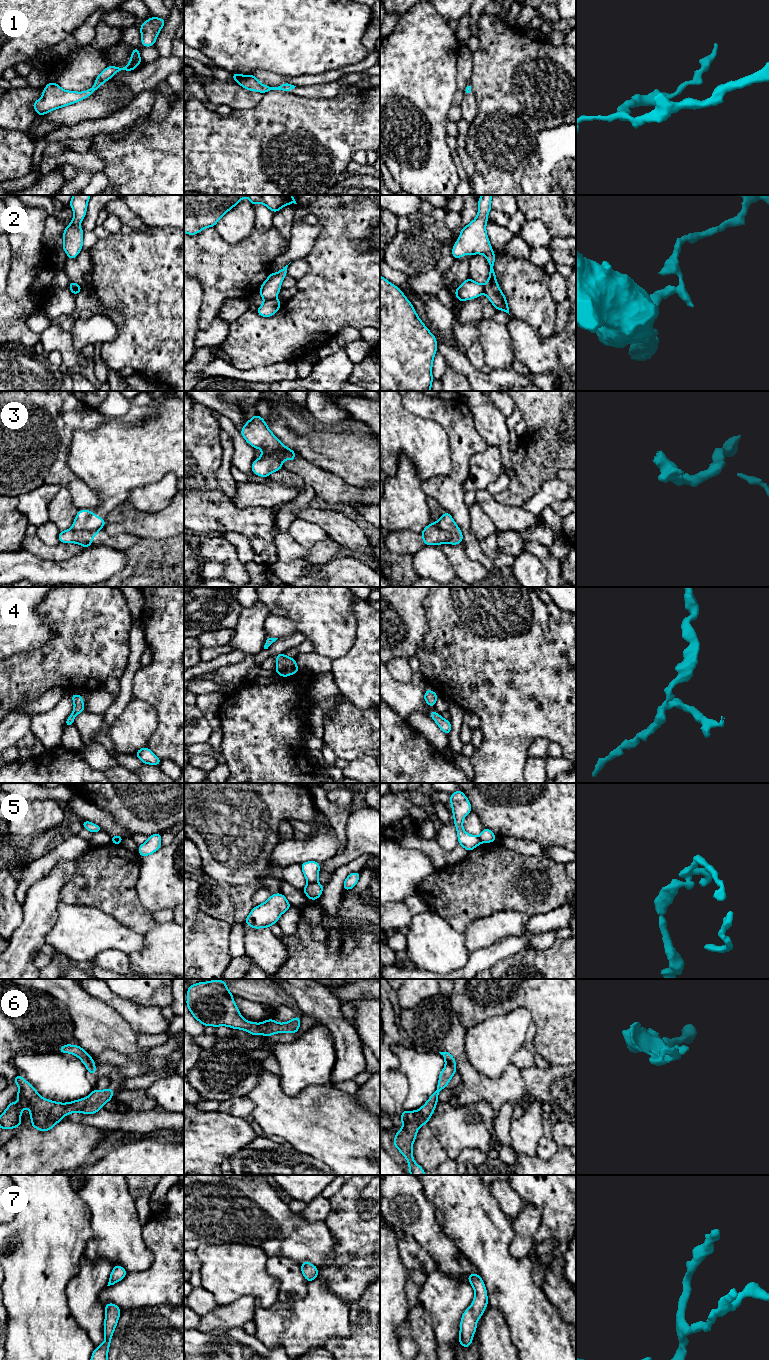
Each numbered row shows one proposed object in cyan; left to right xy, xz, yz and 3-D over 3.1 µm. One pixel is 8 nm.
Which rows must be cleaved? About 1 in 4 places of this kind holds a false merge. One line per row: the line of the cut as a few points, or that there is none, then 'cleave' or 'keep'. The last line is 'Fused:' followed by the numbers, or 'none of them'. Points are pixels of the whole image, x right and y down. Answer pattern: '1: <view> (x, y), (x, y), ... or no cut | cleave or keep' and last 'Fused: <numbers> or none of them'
1: no cut | keep
2: xz (275, 298), (264, 300) | cleave
3: xy (71, 528), (99, 529) | cleave
4: no cut | keep
5: xz (317, 881), (308, 883) | cleave
6: no cut | keep
7: no cut | keep
Fused: 2, 3, 5

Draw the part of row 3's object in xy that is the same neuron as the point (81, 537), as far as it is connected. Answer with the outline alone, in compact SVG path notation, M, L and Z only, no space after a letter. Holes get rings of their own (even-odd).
M68 529L60 531L58 538L60 543L92 544L93 537L96 536L99 531L100 529L94 531Z

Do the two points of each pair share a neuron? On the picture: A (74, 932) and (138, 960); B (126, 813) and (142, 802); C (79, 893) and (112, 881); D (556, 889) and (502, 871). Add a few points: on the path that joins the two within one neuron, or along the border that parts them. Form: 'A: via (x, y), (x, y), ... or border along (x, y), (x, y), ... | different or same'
A: border along (143, 937), (143, 946), (128, 955) | different
B: via (130, 809), (138, 802) | same
C: via (87, 887), (104, 881) | same
D: via (543, 885), (538, 881), (515, 881) | same

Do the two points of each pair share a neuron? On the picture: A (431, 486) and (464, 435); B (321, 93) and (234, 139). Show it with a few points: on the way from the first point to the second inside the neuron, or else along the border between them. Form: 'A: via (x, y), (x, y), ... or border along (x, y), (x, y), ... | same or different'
A: via (447, 483), (460, 470), (461, 451) | same
B: border along (289, 91), (307, 98), (334, 97) | different

